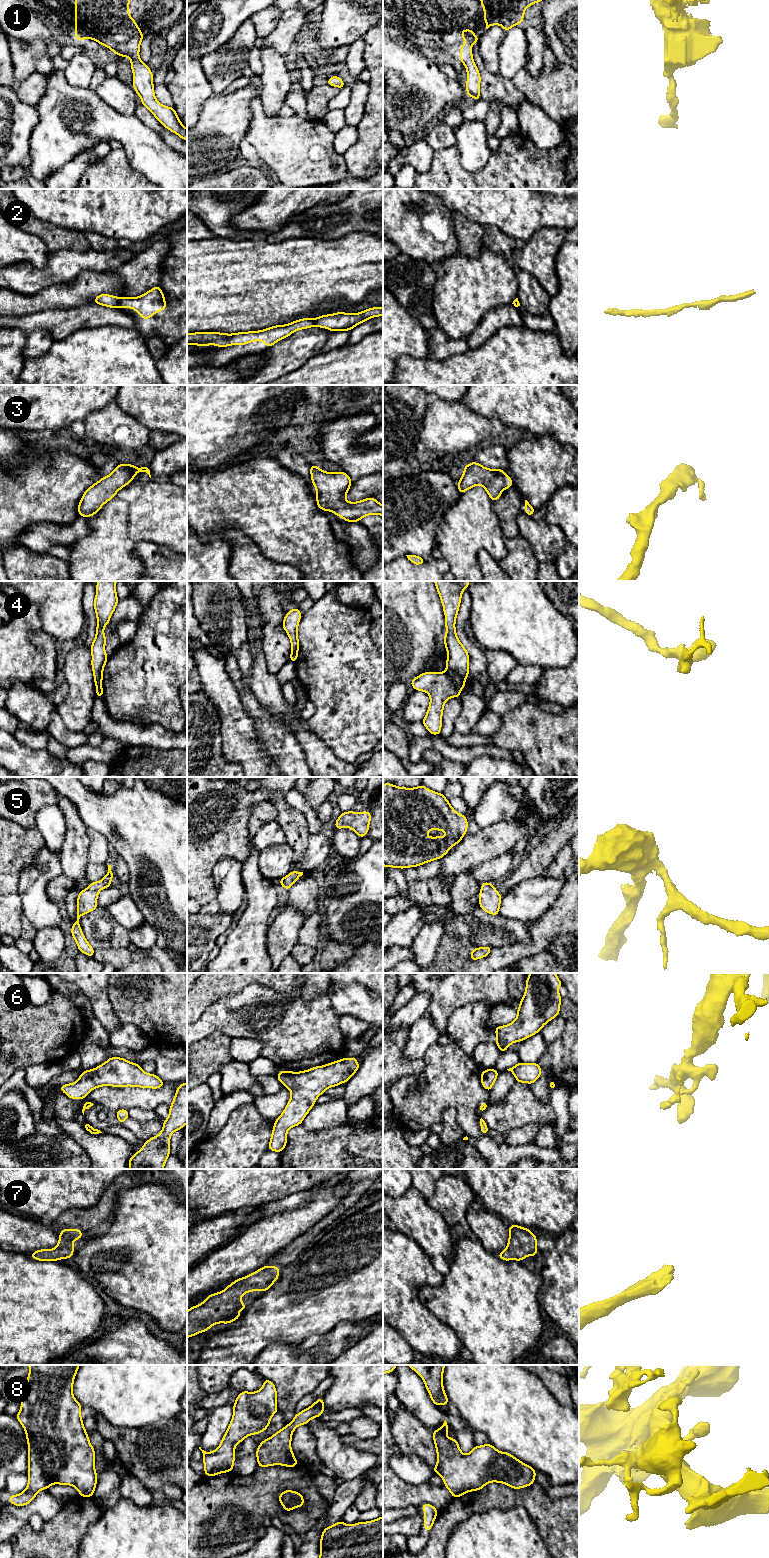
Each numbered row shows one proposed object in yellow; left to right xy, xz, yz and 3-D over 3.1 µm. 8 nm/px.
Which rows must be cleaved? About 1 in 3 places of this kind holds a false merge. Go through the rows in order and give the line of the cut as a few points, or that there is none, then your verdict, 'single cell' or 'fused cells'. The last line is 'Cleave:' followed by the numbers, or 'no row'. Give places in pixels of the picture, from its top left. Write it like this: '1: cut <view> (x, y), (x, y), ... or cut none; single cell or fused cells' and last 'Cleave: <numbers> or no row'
1: cut none; single cell
2: cut xy (120, 298), (117, 306); fused cells
3: cut none; single cell
4: cut yz (446, 671), (459, 690); fused cells
5: cut none; single cell
6: cut none; single cell
7: cut none; single cell
8: cut none; single cell
Cleave: 2, 4

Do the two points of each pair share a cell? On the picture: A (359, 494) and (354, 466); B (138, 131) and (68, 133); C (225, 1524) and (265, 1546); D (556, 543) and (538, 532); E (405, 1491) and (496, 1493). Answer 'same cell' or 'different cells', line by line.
A: different cells
B: same cell
C: different cells
D: same cell
E: different cells

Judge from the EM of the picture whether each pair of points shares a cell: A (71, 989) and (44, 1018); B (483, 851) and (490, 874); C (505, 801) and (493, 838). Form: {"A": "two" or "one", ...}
{"A": "two", "B": "two", "C": "two"}

